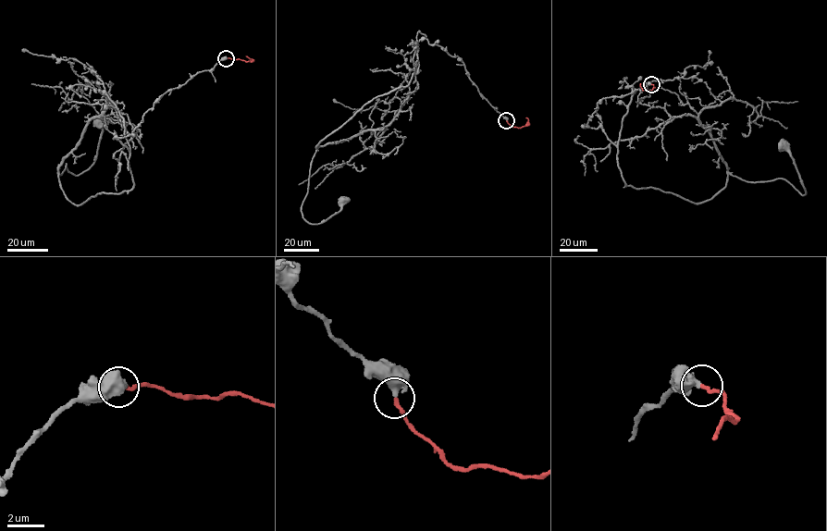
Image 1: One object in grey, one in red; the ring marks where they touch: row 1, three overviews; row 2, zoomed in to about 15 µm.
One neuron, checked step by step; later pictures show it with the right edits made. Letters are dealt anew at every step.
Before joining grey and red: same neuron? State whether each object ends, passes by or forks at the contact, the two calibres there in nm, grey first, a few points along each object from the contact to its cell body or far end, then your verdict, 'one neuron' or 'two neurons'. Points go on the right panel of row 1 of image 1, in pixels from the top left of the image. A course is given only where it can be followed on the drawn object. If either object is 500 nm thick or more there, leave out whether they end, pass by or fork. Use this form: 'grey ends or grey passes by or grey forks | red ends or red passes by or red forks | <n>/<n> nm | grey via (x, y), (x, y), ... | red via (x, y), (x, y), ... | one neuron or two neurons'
grey ends | red ends | 440/200 nm | grey via (651, 83), (603, 97), (584, 127), (617, 148), (626, 185), (703, 202), (728, 172), (804, 195), (783, 144) | red via (651, 83), (655, 87), (650, 91), (640, 83) | one neuron

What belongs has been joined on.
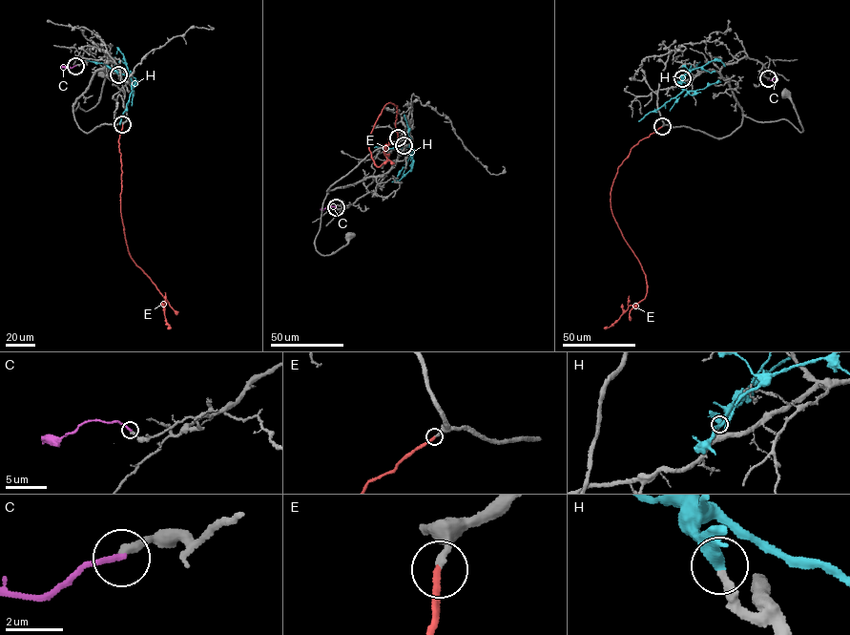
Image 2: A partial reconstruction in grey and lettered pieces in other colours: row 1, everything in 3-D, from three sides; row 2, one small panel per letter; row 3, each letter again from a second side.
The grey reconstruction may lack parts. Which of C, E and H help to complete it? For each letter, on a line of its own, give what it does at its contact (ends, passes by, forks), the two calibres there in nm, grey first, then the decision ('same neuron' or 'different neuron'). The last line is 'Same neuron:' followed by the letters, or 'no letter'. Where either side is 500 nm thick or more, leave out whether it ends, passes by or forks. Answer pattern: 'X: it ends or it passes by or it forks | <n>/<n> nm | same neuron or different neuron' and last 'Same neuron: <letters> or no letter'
C: it ends | 320/200 nm | different neuron
E: it ends | 220/240 nm | same neuron
H: it passes by | 260/360 nm | different neuron
Same neuron: E

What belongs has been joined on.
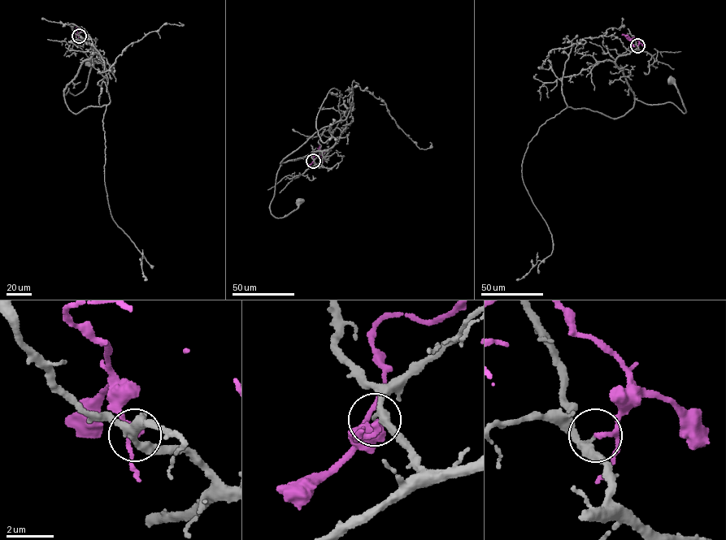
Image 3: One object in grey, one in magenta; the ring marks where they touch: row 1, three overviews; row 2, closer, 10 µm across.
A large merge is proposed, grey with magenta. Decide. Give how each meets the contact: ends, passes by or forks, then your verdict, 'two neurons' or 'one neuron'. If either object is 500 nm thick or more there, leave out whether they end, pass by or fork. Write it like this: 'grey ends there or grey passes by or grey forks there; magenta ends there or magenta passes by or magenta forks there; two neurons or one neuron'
grey passes by; magenta passes by; two neurons

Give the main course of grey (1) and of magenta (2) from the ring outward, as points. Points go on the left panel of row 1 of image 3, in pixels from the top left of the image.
1: (79, 35), (87, 38), (93, 54), (83, 62), (64, 95), (69, 88), (76, 95), (86, 86), (89, 62)
2: (79, 35), (75, 28), (89, 35)

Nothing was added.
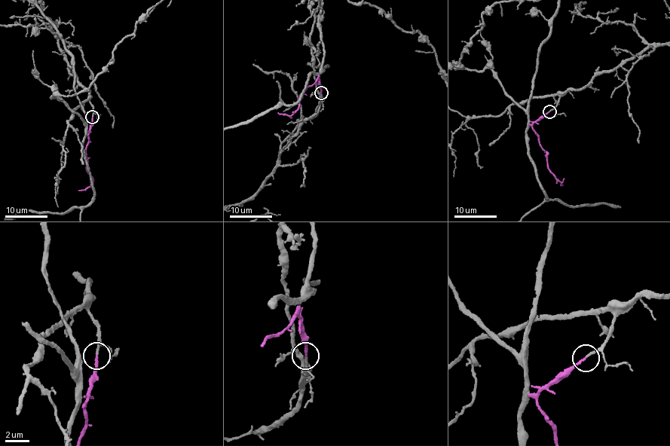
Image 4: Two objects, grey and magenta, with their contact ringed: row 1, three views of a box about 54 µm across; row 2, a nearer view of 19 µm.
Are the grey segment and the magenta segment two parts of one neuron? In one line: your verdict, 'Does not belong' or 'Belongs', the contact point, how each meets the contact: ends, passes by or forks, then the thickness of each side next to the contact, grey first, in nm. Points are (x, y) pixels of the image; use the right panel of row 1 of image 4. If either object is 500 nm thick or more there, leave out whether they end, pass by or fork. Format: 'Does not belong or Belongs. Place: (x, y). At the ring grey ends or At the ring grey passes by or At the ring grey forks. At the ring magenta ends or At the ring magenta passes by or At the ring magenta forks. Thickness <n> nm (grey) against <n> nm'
Belongs. Place: (549, 111). At the ring grey ends. At the ring magenta ends. Thickness 190 nm (grey) against 180 nm

